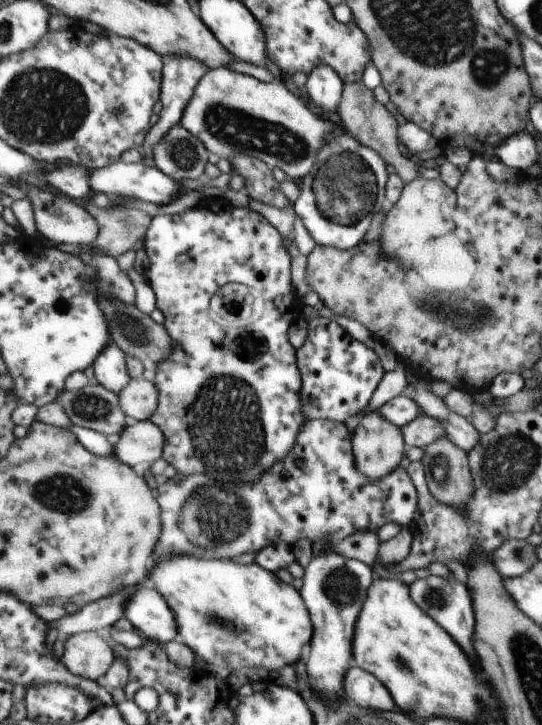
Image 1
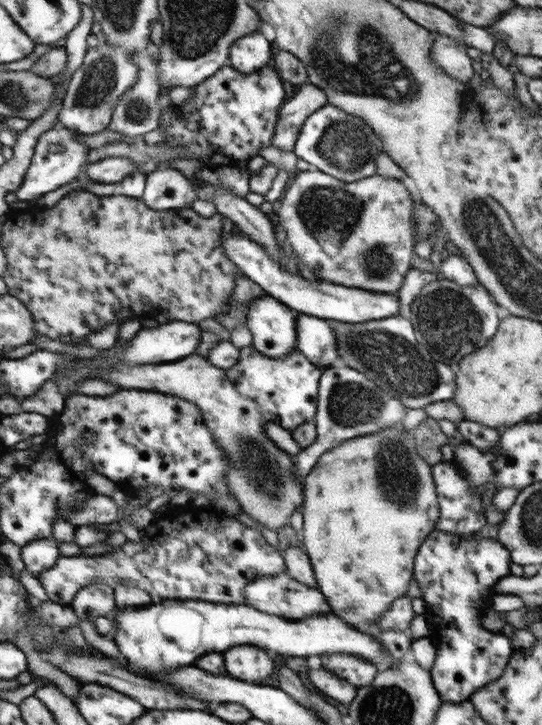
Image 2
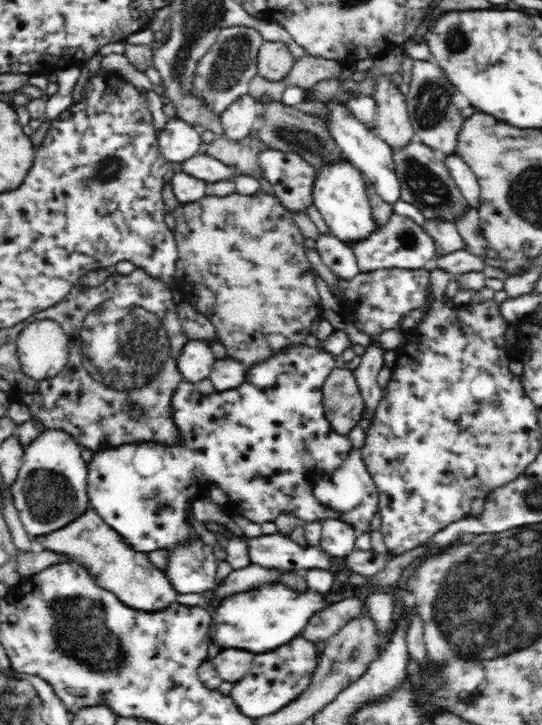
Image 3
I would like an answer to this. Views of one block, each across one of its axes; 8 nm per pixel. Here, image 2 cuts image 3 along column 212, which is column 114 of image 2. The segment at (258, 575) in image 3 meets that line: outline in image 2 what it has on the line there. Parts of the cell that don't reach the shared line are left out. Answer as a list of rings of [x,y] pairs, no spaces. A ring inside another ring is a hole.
[[[105,582],[89,584],[78,593],[71,606],[81,620],[93,622],[100,616],[111,617],[119,608],[116,591],[116,588]]]

